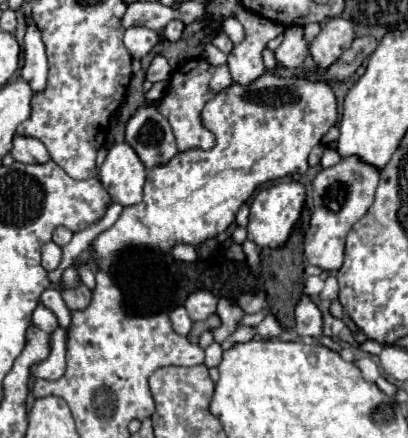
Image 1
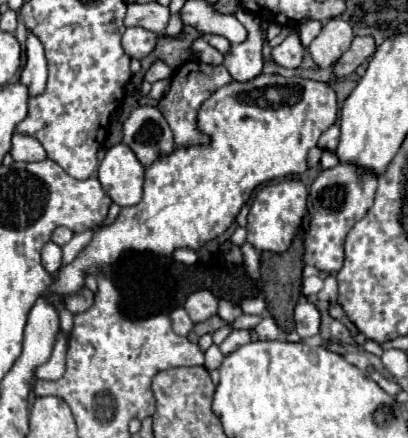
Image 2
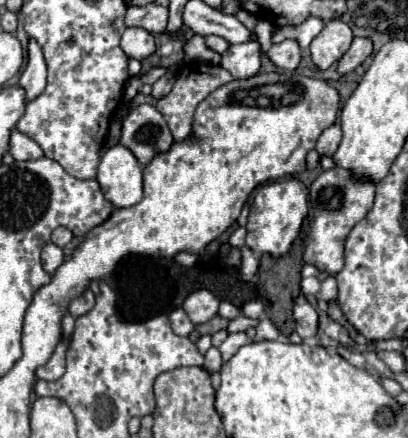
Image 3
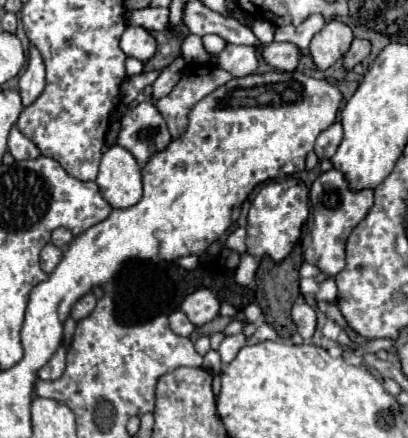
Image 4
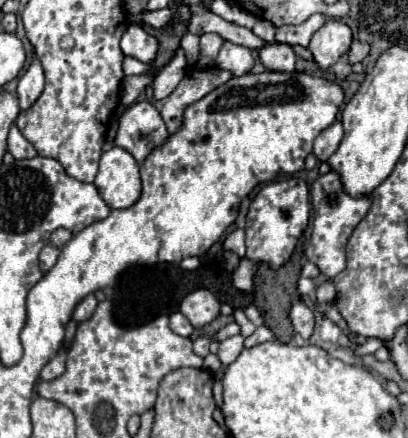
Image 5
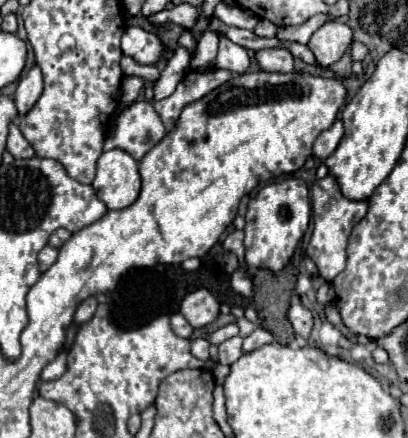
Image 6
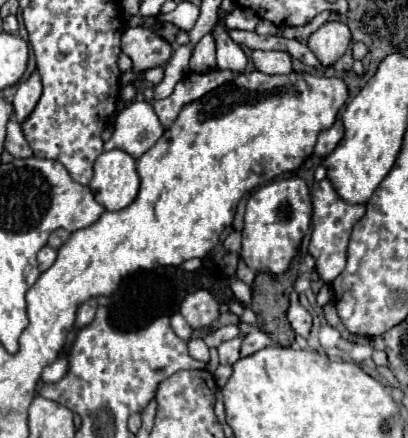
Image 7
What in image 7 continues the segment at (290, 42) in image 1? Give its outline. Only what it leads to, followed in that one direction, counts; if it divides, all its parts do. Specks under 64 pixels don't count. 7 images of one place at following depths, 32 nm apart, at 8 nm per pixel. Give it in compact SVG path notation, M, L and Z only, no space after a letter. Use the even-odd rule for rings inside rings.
M254 50L252 62L256 70L264 74L288 74L292 72L292 56L284 50Z

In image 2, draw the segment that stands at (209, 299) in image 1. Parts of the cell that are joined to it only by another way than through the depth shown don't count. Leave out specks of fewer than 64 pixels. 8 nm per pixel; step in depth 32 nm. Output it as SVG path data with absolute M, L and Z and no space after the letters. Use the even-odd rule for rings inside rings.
M200 290L200 292L194 292L186 298L184 308L194 322L204 322L216 314L218 298L212 296L212 292L208 292L208 290Z

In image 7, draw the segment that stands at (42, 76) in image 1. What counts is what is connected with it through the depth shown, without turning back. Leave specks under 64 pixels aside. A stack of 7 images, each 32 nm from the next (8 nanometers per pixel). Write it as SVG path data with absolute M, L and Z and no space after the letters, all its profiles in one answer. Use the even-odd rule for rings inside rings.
M34 70L26 80L22 80L18 84L18 92L14 96L14 116L18 118L18 122L26 120L26 116L34 110L36 102L42 96L42 80L38 70Z

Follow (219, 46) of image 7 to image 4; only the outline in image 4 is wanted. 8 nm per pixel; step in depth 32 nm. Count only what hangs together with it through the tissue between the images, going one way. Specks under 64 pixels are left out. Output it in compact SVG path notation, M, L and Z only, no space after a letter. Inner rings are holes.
M228 44L218 54L218 66L228 70L234 78L250 76L258 70L258 46L234 46Z

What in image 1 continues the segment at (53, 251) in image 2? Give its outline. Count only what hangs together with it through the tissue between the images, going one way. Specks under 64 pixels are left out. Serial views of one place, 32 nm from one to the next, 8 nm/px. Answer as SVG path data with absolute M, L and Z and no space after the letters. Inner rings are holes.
M46 242L42 248L42 266L44 270L54 270L62 260L62 248L54 242Z

